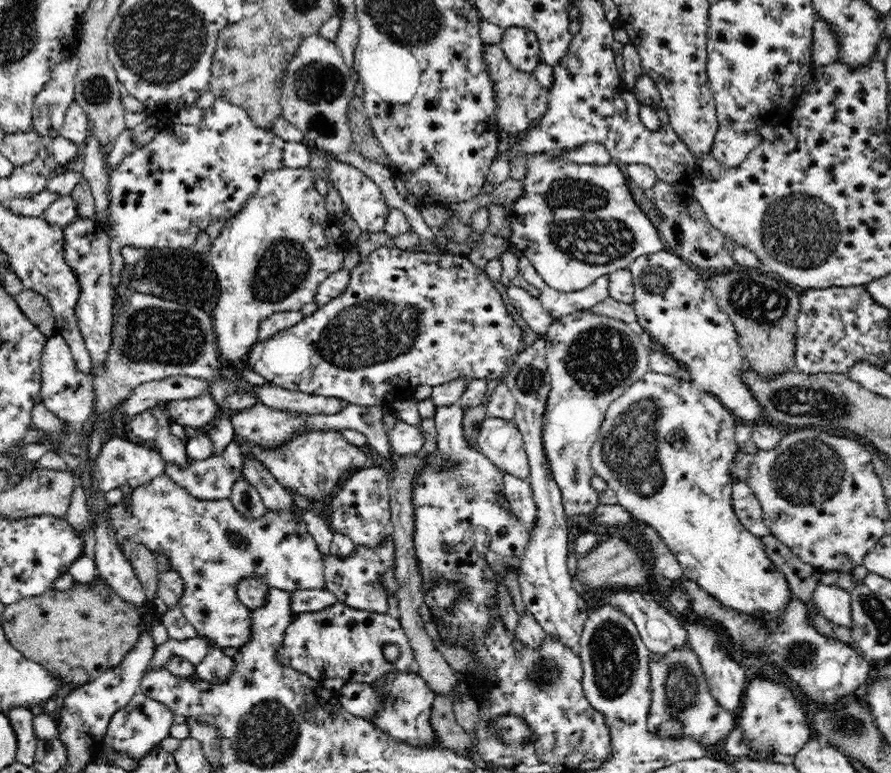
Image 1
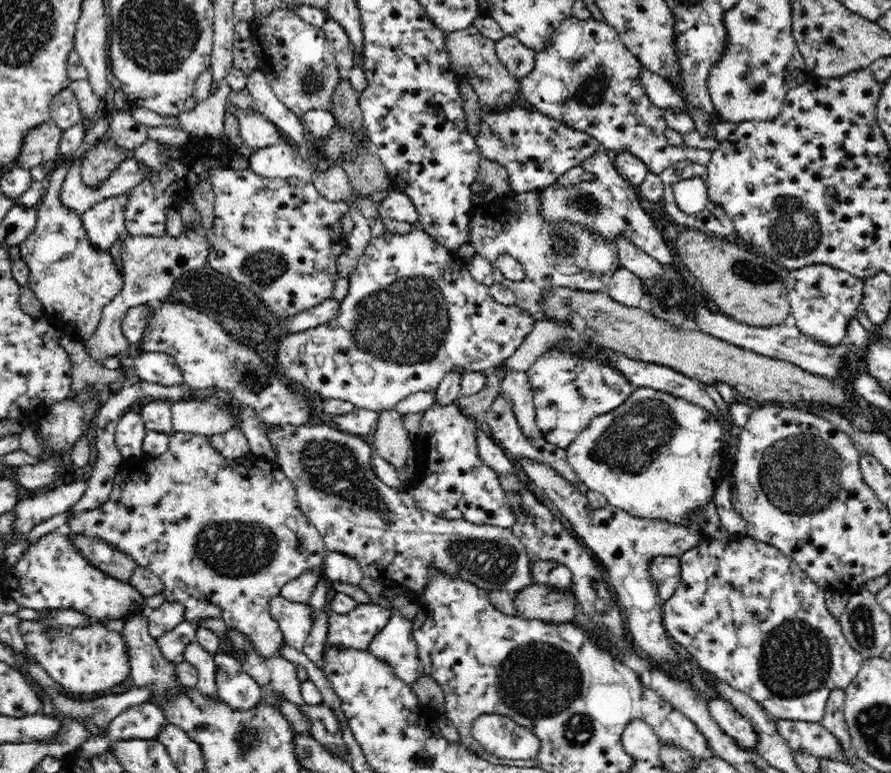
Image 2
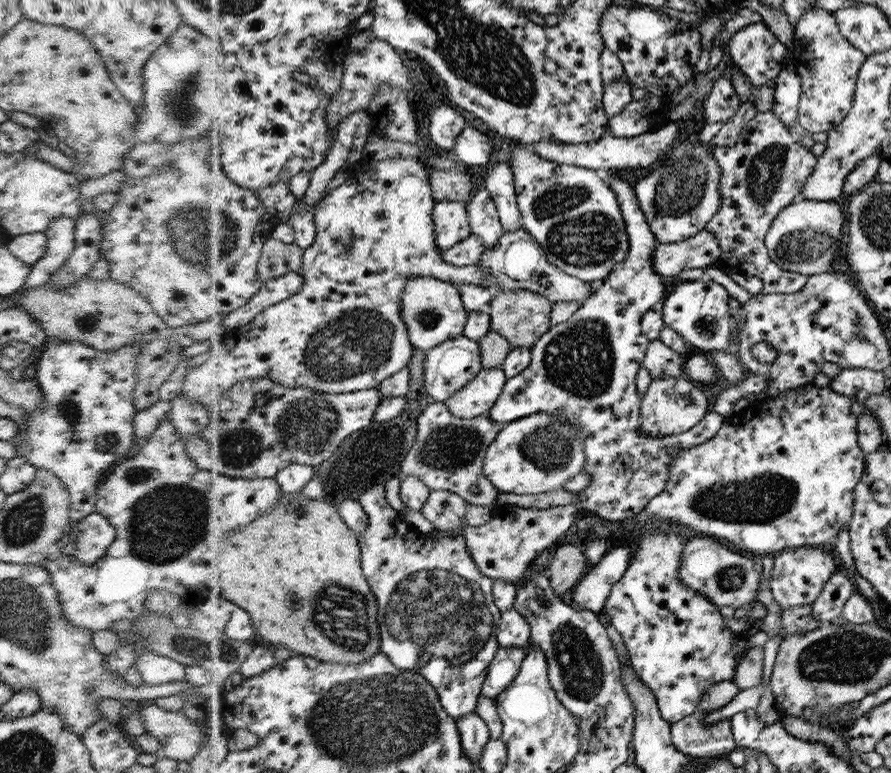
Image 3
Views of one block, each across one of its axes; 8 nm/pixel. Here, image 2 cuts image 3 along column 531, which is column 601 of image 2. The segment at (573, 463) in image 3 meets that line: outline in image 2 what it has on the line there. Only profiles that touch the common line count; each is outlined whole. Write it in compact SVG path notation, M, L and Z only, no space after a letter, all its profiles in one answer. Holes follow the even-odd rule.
M648 387L635 388L626 402L623 402L617 409L593 418L589 425L565 448L565 451L567 464L575 472L575 476L579 478L578 482L582 482L588 490L594 490L594 492L606 496L608 505L621 508L635 517L670 521L670 523L684 525L684 527L695 527L693 522L689 522L689 516L700 507L705 507L706 503L714 501L715 488L723 480L724 459L728 457L728 446L723 435L723 428L710 411L678 396L675 397L661 390L652 390Z

